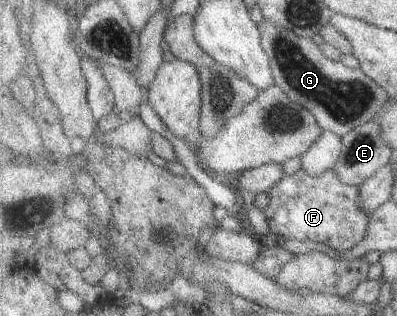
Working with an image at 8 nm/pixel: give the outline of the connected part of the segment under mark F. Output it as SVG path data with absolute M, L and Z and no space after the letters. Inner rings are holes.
M303 169L285 177L274 185L269 192L270 205L265 211L265 219L269 223L272 235L281 235L286 240L317 241L324 243L339 252L346 252L359 245L368 236L368 227L372 223L371 214L360 208L361 188L345 183L335 171L329 170L314 176Z

